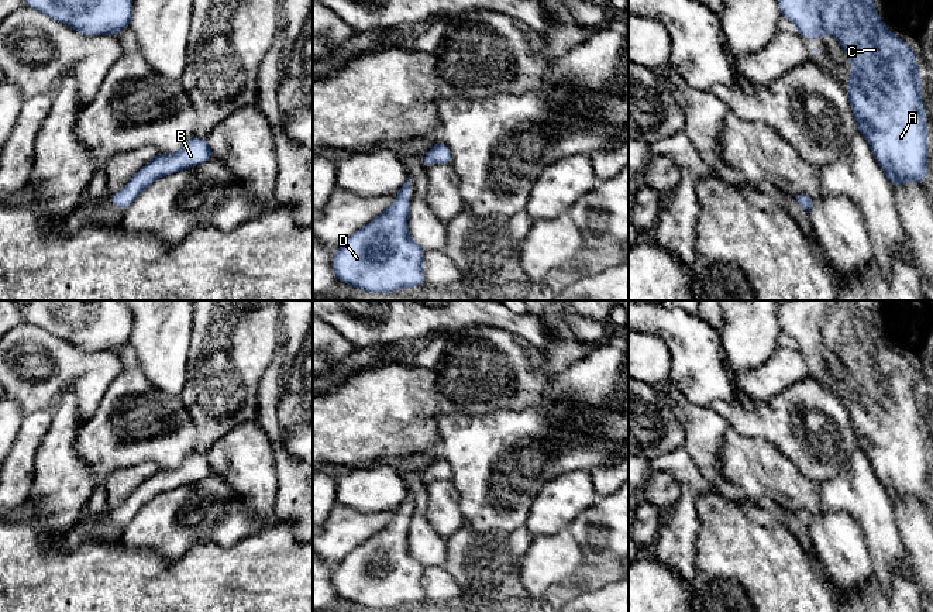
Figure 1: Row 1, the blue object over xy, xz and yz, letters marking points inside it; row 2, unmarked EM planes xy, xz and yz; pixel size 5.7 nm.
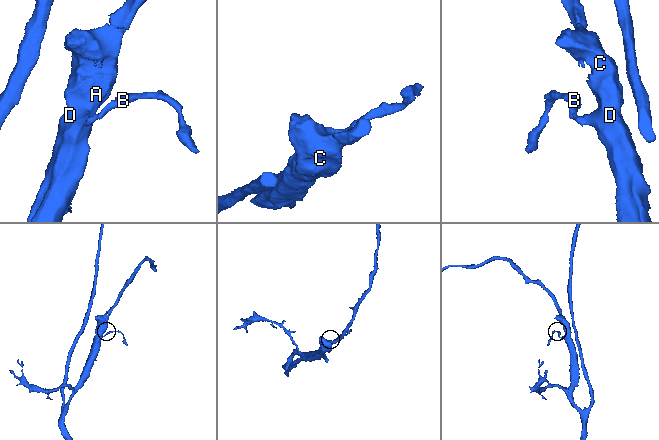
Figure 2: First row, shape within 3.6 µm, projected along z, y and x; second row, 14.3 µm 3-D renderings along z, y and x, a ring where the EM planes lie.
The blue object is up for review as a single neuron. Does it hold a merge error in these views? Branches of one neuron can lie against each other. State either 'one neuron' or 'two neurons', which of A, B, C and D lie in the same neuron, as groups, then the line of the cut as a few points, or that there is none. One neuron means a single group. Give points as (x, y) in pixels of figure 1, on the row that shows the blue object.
one neuron | A B C D | no cut

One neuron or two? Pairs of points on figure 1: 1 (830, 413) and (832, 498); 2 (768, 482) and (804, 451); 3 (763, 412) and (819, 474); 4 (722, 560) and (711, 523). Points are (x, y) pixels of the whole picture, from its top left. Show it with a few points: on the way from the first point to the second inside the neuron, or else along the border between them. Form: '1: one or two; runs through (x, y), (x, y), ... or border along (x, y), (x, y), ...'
1: two; border along (851, 450), (847, 464), (820, 484)
2: two; border along (765, 440), (805, 477), (816, 482)
3: one; runs through (778, 427), (809, 458)
4: one; runs through (722, 552), (722, 535), (719, 532)

